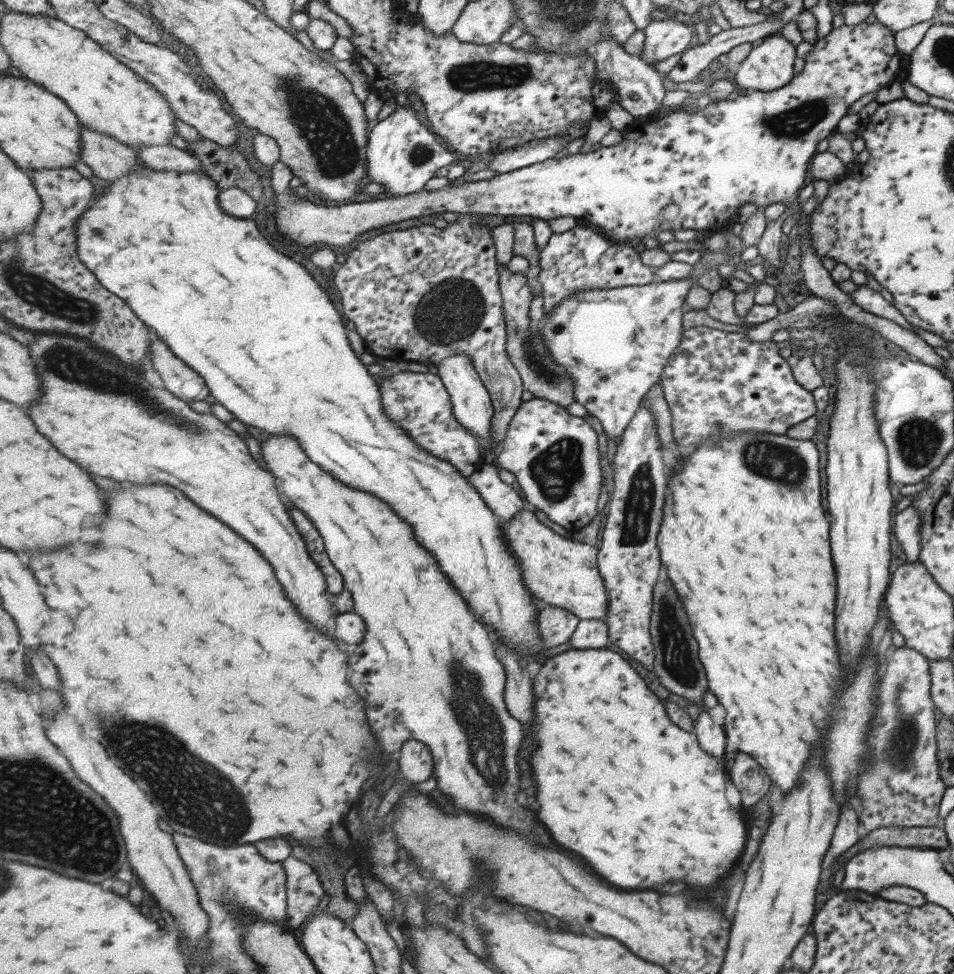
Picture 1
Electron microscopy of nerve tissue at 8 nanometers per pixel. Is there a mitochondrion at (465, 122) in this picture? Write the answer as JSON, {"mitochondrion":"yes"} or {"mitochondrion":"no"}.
{"mitochondrion":"no"}

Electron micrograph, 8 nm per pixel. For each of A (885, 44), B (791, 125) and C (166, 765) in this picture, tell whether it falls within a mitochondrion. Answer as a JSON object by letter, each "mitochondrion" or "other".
{"A":"other","B":"mitochondrion","C":"mitochondrion"}

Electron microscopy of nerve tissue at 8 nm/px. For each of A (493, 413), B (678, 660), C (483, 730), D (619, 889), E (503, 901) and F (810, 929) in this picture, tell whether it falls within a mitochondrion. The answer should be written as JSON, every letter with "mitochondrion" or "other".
{"A":"other","B":"mitochondrion","C":"mitochondrion","D":"other","E":"other","F":"other"}

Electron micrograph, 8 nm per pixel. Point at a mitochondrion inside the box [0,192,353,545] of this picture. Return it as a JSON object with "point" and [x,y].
{"point":[74,362]}

